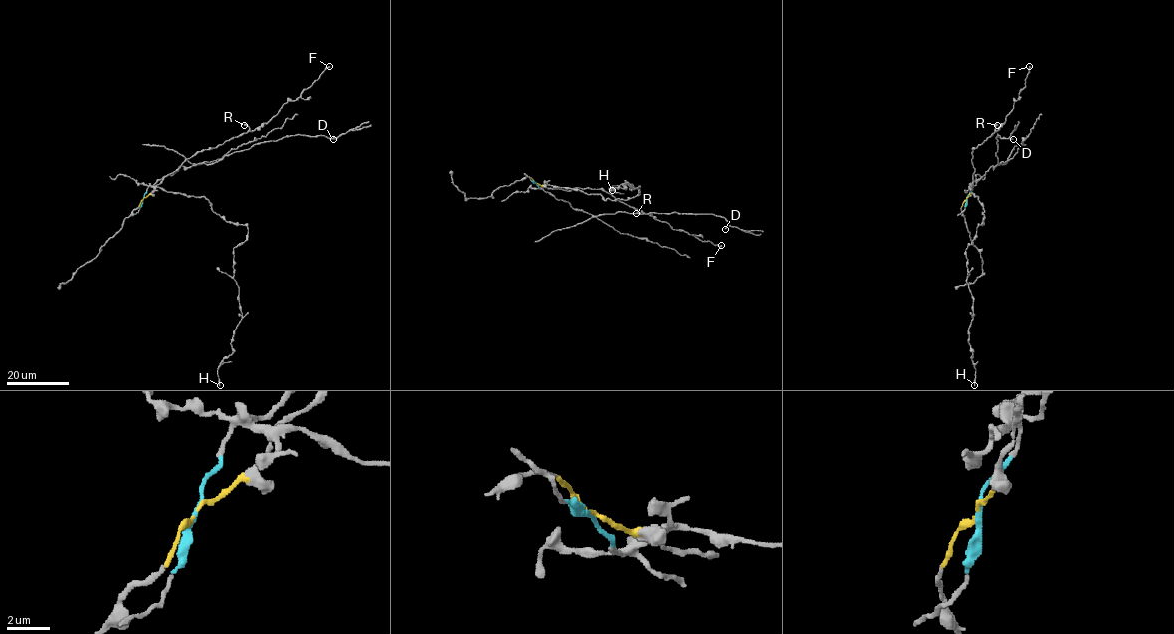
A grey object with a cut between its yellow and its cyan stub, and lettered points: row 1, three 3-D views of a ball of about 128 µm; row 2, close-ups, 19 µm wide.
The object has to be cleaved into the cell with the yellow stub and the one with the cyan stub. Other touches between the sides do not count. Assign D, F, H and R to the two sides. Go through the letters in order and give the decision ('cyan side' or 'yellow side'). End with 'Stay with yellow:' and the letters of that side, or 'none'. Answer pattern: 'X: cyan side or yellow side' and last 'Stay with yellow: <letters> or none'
D: cyan side
F: yellow side
H: cyan side
R: yellow side
Stay with yellow: F, R

